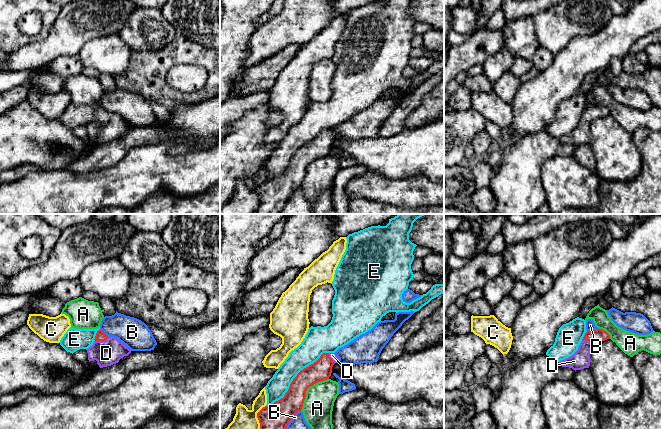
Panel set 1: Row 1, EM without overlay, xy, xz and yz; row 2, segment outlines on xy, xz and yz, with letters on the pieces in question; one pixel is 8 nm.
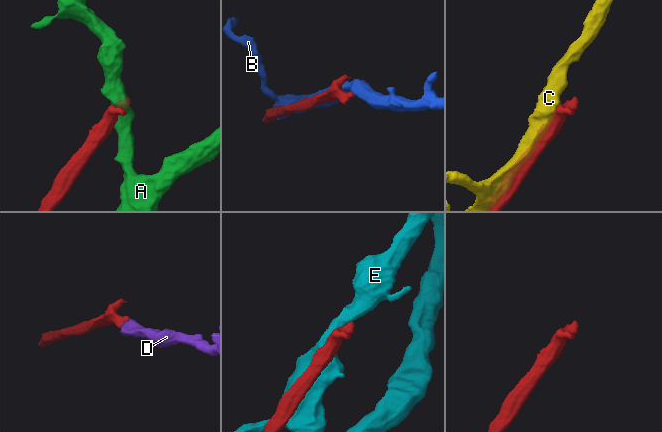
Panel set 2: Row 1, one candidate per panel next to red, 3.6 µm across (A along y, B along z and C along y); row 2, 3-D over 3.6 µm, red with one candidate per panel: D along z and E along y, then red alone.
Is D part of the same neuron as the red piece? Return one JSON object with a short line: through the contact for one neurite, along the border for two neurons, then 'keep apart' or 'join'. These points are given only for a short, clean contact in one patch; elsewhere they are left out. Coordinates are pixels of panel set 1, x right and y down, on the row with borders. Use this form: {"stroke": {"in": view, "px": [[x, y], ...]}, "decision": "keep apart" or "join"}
{"stroke": {"in": "xy", "px": [[100, 335], [101, 340], [106, 353]]}, "decision": "join"}

